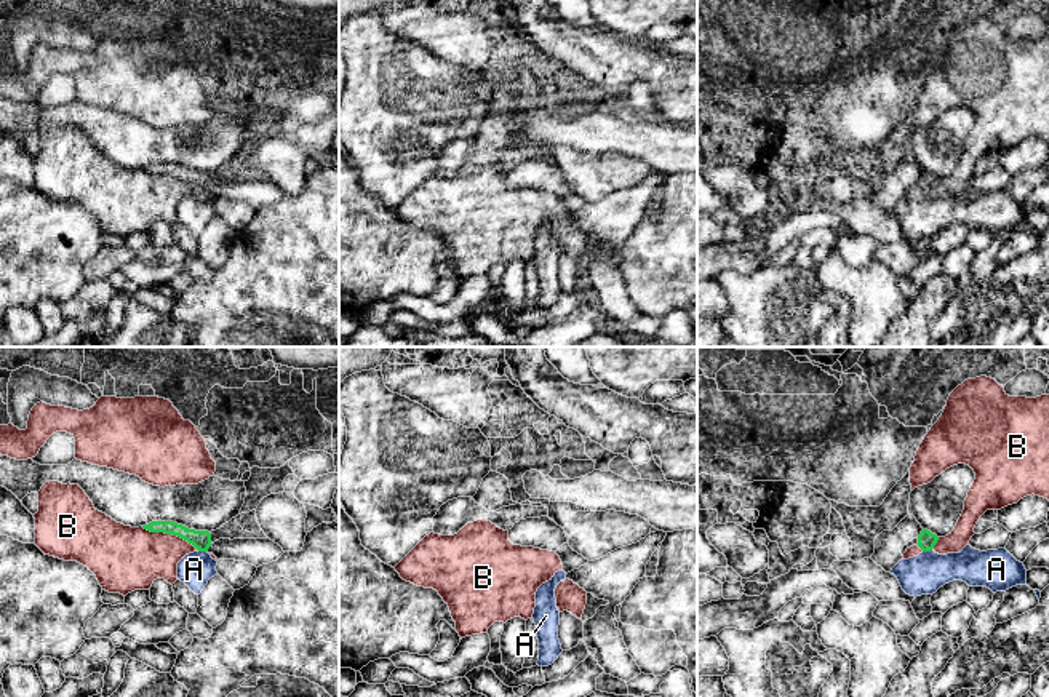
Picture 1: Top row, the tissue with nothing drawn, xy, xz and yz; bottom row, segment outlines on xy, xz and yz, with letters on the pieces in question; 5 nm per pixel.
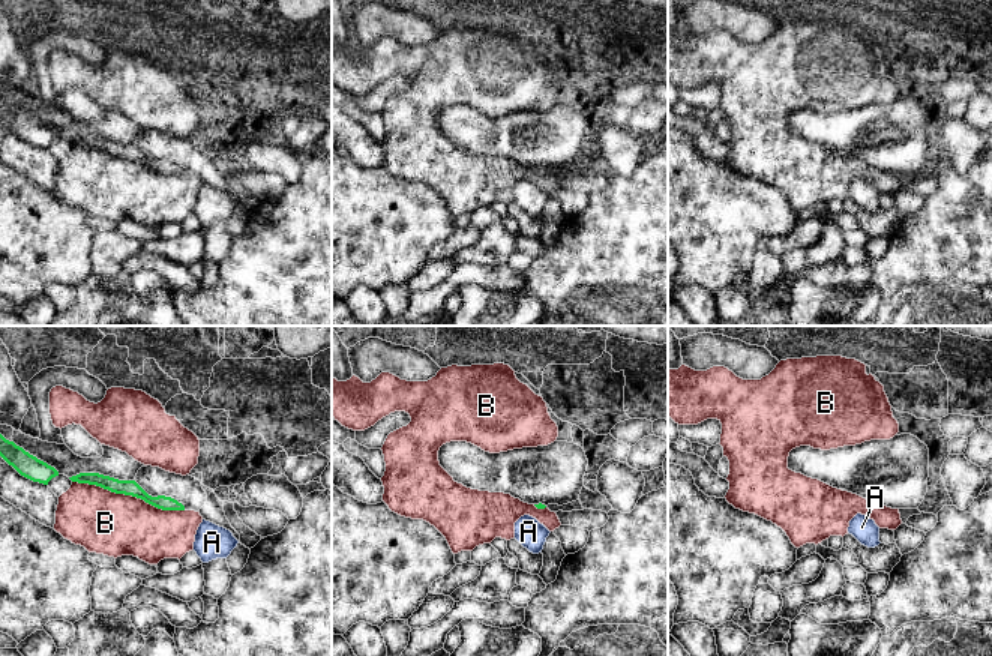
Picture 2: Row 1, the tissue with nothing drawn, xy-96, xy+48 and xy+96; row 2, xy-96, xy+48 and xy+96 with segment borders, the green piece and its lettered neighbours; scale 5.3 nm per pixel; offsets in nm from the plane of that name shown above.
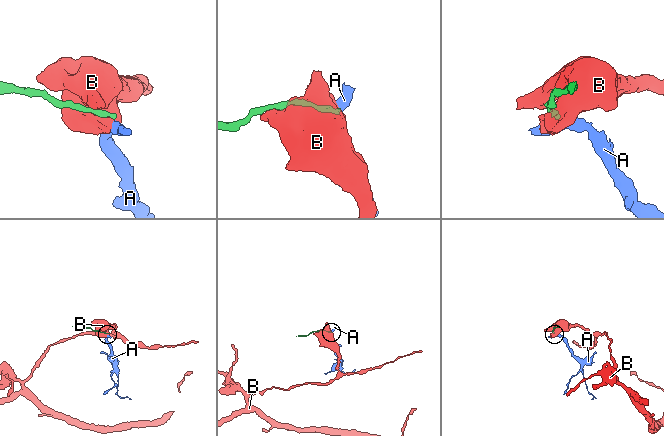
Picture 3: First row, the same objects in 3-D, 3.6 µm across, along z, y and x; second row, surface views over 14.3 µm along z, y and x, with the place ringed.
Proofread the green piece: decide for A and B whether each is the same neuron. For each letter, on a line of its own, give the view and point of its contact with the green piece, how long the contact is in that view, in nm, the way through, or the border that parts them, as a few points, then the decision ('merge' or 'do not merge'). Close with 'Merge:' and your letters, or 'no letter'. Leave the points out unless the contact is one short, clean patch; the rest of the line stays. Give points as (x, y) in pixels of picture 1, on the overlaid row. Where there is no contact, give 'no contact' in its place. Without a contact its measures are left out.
A: contact xy (203, 550); length 50 nm; border xy (199, 550), (207, 552); do not merge
B: contact xy (170, 533); length 320 nm; do not merge
Merge: no letter

